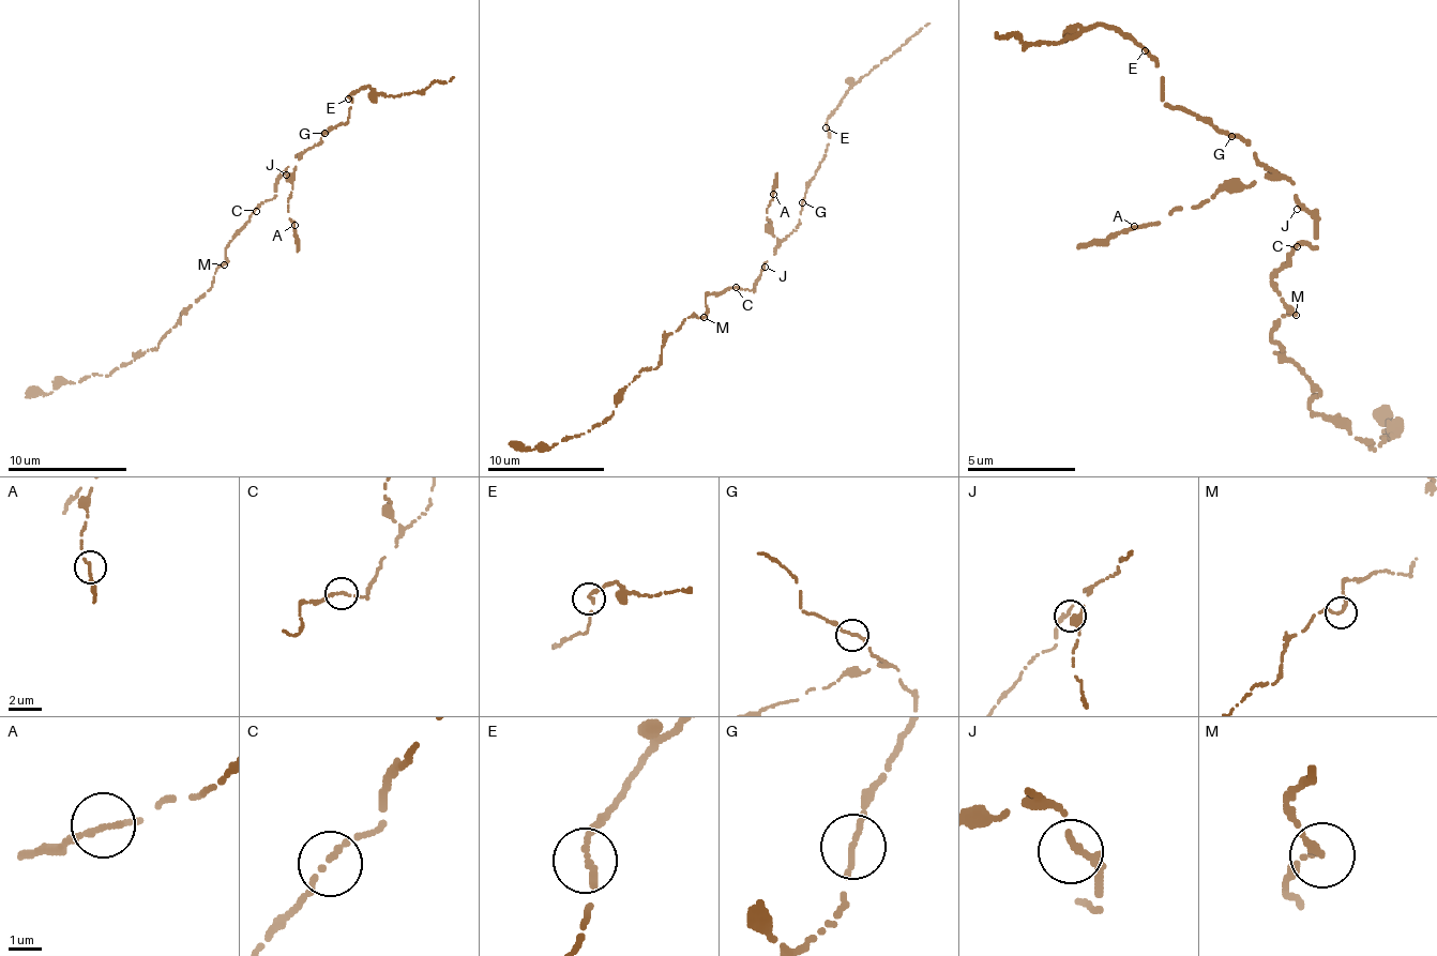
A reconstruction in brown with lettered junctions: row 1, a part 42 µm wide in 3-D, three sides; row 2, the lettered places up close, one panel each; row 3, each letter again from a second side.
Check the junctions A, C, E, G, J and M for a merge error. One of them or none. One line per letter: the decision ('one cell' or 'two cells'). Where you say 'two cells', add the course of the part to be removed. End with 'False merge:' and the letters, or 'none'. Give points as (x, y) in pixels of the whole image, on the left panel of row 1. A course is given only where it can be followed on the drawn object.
A: one cell
C: one cell
E: one cell
G: one cell
J: one cell
M: one cell
False merge: none

